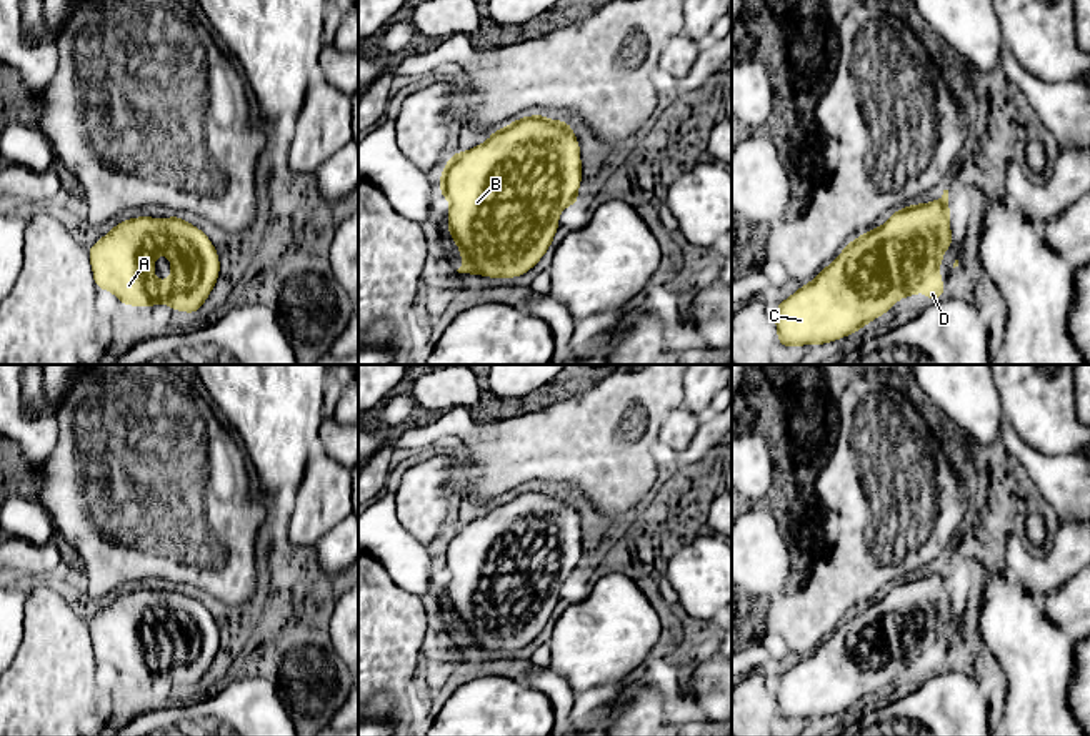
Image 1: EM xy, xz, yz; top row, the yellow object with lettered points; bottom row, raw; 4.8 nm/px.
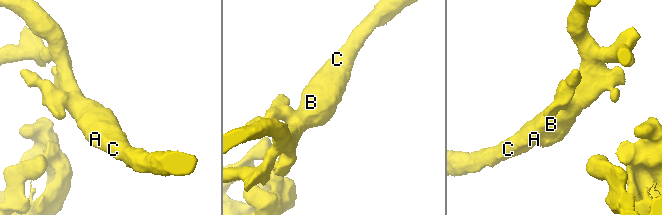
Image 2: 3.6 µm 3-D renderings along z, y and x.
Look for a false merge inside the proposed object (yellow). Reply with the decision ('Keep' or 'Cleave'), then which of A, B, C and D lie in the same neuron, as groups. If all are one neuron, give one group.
Keep. Groups: A B C D

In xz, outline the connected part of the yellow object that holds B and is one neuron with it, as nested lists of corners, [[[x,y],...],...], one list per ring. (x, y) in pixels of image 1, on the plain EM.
[[[545,488],[522,490],[492,510],[467,523],[455,525],[440,546],[440,568],[450,574],[447,588],[448,608],[460,623],[463,638],[457,643],[488,651],[517,651],[532,643],[548,624],[560,599],[558,588],[580,574],[578,559],[583,553],[580,516],[565,493],[552,495]]]

